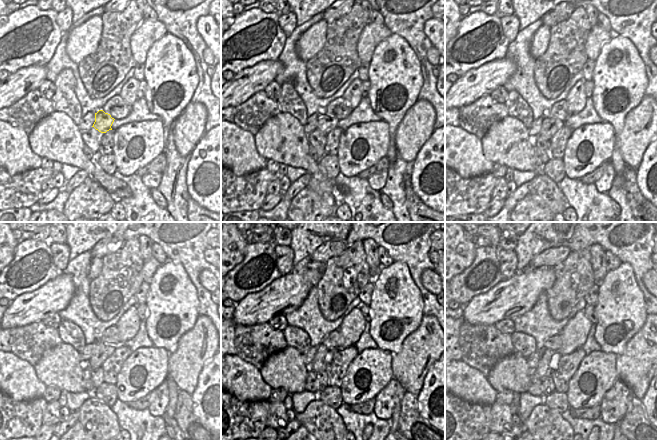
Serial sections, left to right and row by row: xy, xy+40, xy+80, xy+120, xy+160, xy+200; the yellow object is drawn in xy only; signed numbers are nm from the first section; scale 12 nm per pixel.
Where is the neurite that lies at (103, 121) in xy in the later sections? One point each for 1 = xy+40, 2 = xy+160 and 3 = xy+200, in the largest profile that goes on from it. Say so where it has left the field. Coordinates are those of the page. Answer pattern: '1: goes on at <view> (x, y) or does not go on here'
1: goes on at xy+40 (326, 124)
2: goes on at xy+160 (324, 356)
3: goes on at xy+200 (549, 361)

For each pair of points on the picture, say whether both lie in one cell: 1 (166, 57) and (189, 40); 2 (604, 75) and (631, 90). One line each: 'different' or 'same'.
1: different
2: same

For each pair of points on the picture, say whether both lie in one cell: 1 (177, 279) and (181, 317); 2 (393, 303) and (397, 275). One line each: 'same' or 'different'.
1: same
2: same

